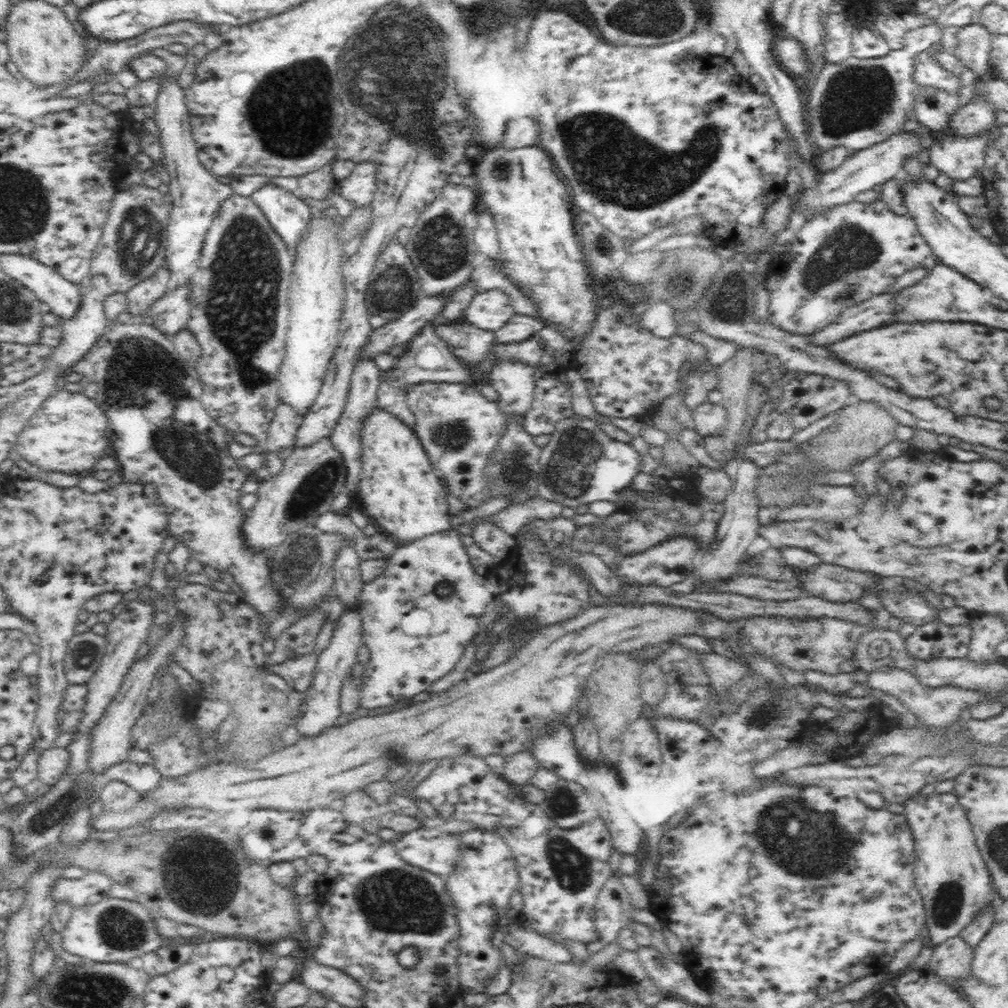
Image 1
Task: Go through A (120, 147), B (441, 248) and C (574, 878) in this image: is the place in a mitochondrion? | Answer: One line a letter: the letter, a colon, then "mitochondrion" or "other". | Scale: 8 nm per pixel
A: other
B: mitochondrion
C: mitochondrion

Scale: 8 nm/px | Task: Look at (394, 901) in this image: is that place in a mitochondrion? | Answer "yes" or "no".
yes

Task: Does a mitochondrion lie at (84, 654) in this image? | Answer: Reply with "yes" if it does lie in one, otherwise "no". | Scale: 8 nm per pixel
yes

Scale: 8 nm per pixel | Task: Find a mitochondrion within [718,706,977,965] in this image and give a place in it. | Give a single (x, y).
(828, 841)

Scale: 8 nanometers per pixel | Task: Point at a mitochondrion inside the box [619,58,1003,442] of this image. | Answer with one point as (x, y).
(858, 96)

